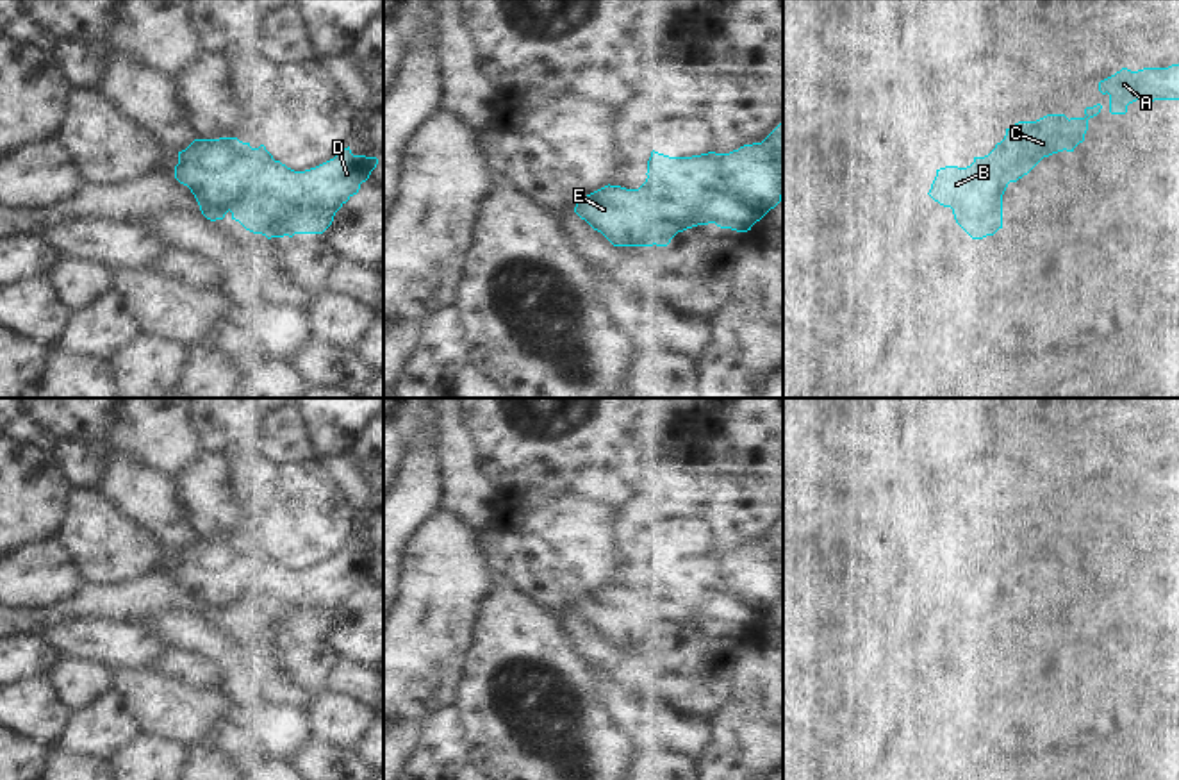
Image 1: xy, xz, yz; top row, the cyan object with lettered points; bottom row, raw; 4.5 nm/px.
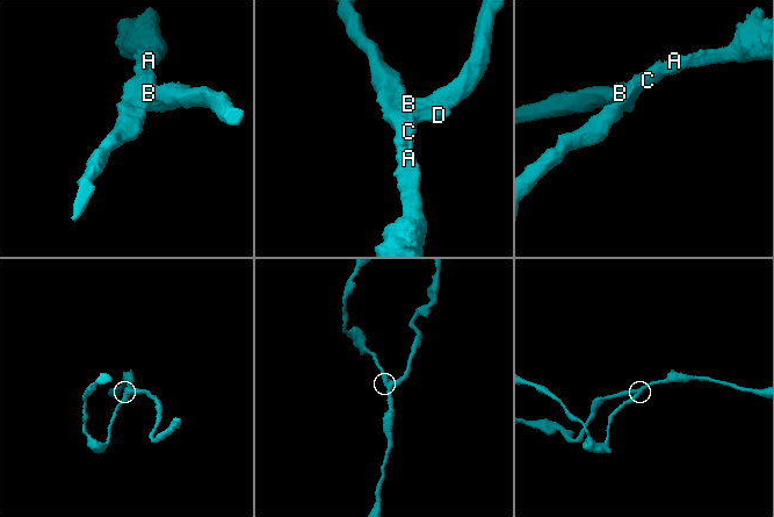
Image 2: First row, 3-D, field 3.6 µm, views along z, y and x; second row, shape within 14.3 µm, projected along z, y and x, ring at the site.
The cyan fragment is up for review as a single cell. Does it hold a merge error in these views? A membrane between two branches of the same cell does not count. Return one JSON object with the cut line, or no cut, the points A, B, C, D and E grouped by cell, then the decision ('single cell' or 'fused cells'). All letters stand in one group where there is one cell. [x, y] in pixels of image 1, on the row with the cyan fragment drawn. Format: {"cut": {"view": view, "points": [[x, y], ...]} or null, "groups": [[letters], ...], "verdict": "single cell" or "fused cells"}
{"cut": {"view": "xy", "points": [[273, 159], [264, 174], [252, 174], [248, 177], [227, 209]]}, "groups": [["A", "C", "E"], ["B", "D"]], "verdict": "fused cells"}

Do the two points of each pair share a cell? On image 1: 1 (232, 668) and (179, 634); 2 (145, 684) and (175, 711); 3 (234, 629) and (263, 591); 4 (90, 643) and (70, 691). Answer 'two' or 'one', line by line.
1: one
2: one
3: one
4: two

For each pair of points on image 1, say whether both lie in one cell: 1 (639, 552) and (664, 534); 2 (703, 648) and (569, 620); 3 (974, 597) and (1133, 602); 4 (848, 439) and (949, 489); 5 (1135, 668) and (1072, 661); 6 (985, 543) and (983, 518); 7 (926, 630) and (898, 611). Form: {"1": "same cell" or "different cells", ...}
{"1": "different cells", "2": "same cell", "3": "same cell", "4": "different cells", "5": "different cells", "6": "same cell", "7": "different cells"}

